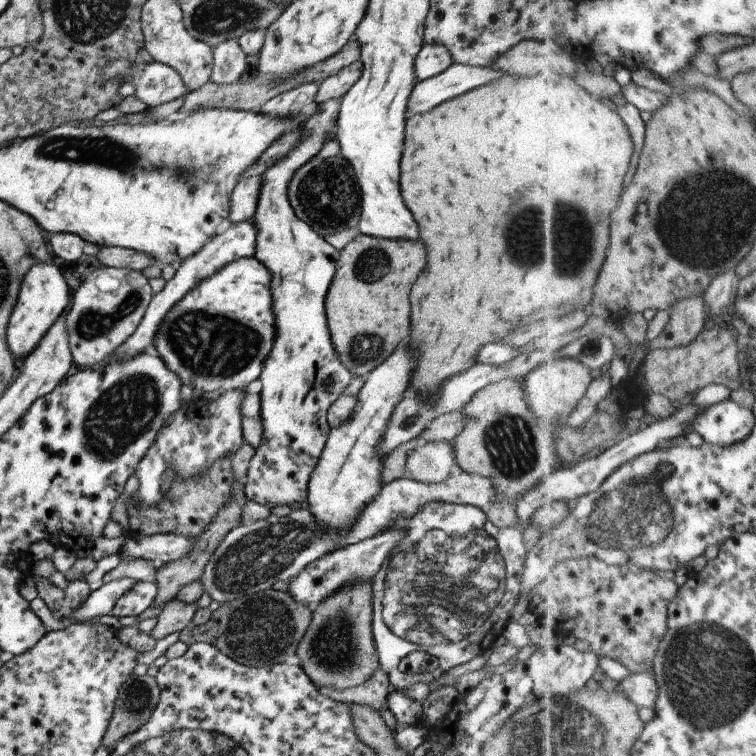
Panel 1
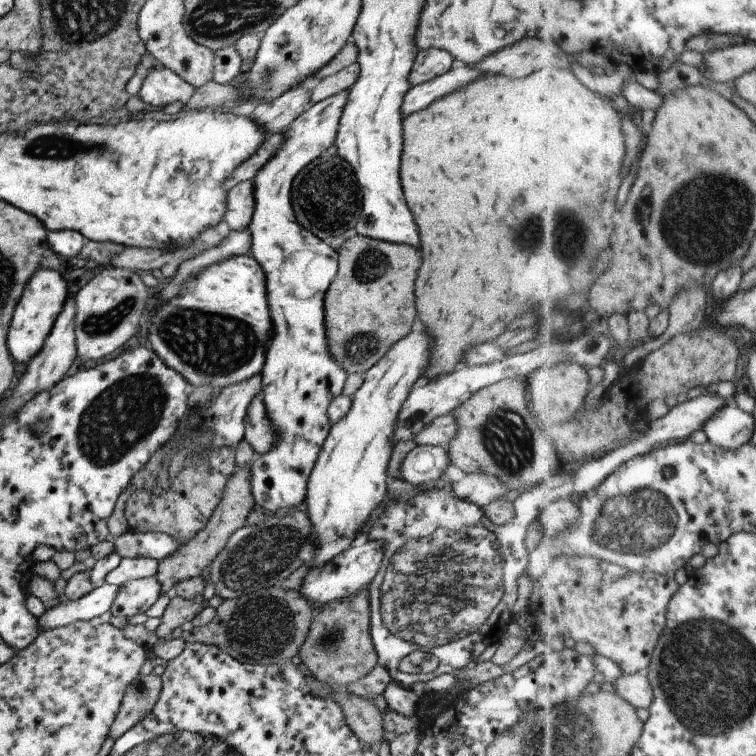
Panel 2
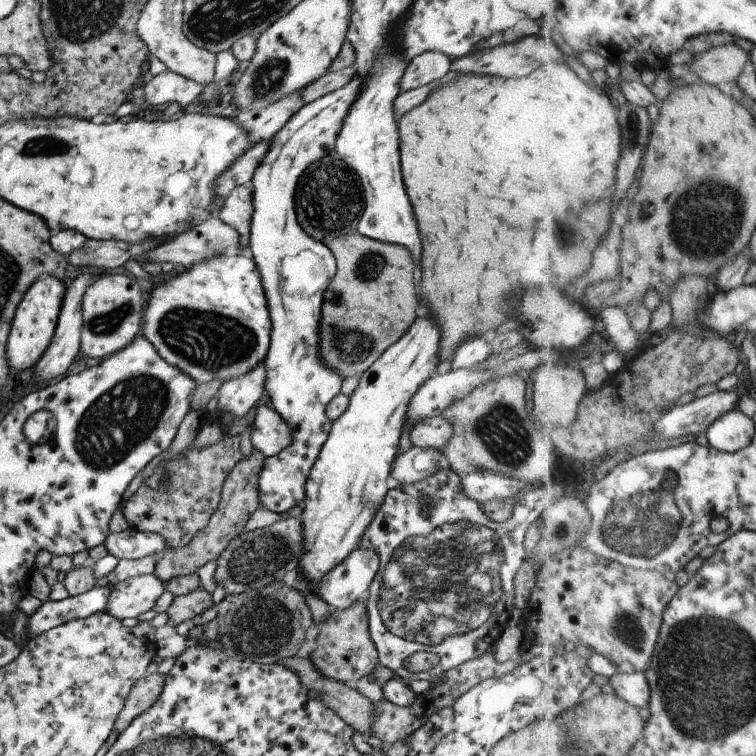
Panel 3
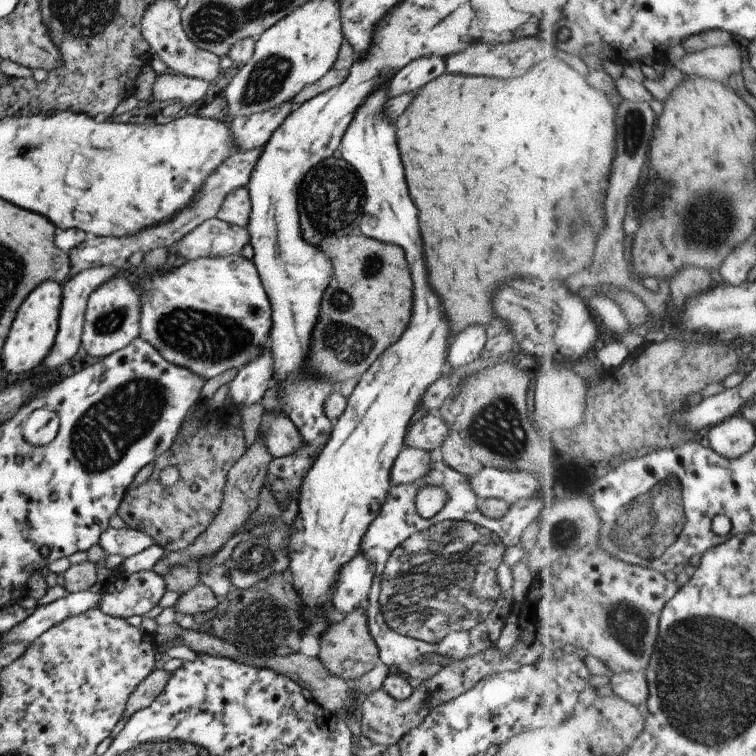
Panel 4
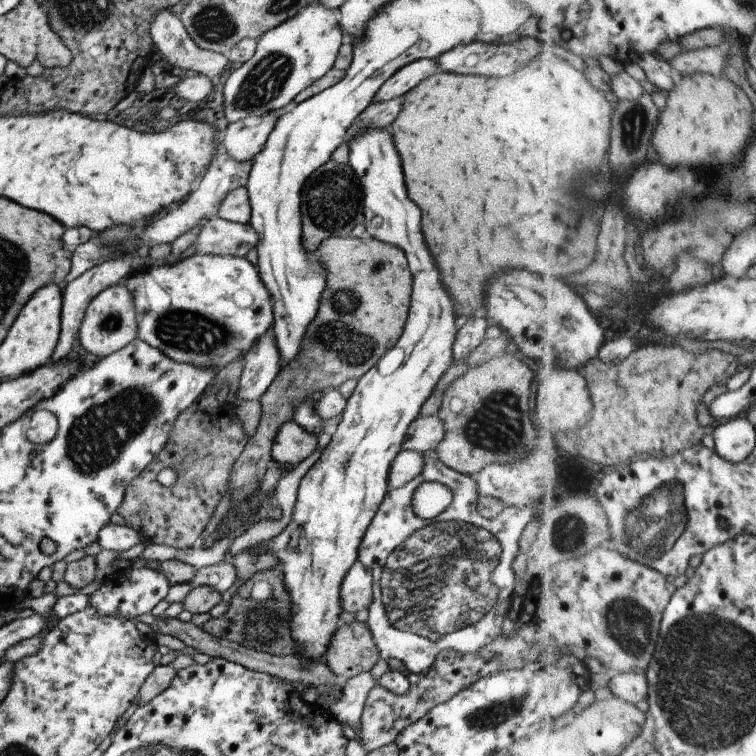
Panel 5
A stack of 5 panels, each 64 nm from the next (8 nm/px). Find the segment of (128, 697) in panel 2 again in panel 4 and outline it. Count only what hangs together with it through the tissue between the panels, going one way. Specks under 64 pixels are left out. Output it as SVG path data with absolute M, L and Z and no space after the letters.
M163 668L154 669L132 691L125 708L125 715L130 718L140 709L146 708L164 690L171 674Z

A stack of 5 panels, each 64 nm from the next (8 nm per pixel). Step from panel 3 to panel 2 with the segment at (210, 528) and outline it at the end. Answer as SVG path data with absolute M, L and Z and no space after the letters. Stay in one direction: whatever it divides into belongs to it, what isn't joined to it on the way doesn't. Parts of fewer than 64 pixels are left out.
M251 464L248 467L236 468L226 481L223 495L206 526L199 530L187 543L180 544L172 554L165 556L157 566L155 577L160 581L162 594L173 593L176 583L202 574L202 571L224 550L228 539L239 528L245 526L246 518L255 508L251 489Z

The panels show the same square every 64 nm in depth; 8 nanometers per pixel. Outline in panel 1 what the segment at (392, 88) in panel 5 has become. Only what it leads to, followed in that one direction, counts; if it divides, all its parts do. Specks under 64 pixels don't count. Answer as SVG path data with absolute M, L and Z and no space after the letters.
M425 44L415 58L414 72L417 83L444 72L453 63L450 51L442 45Z

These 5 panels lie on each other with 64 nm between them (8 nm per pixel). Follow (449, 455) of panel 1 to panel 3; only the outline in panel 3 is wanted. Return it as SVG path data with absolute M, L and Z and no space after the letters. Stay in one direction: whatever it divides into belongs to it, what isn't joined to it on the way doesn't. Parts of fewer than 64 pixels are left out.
M412 446L395 458L391 475L402 485L411 485L434 474L439 468L438 452L435 448Z

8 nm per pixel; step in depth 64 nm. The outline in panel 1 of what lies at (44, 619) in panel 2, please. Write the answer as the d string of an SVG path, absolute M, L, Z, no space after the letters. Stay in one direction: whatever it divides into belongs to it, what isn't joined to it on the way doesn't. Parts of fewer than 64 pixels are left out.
M120 579L103 584L98 590L91 591L88 598L81 605L72 609L72 618L78 621L90 621L96 616L109 614L120 598L128 589L134 586L136 581L132 579Z

